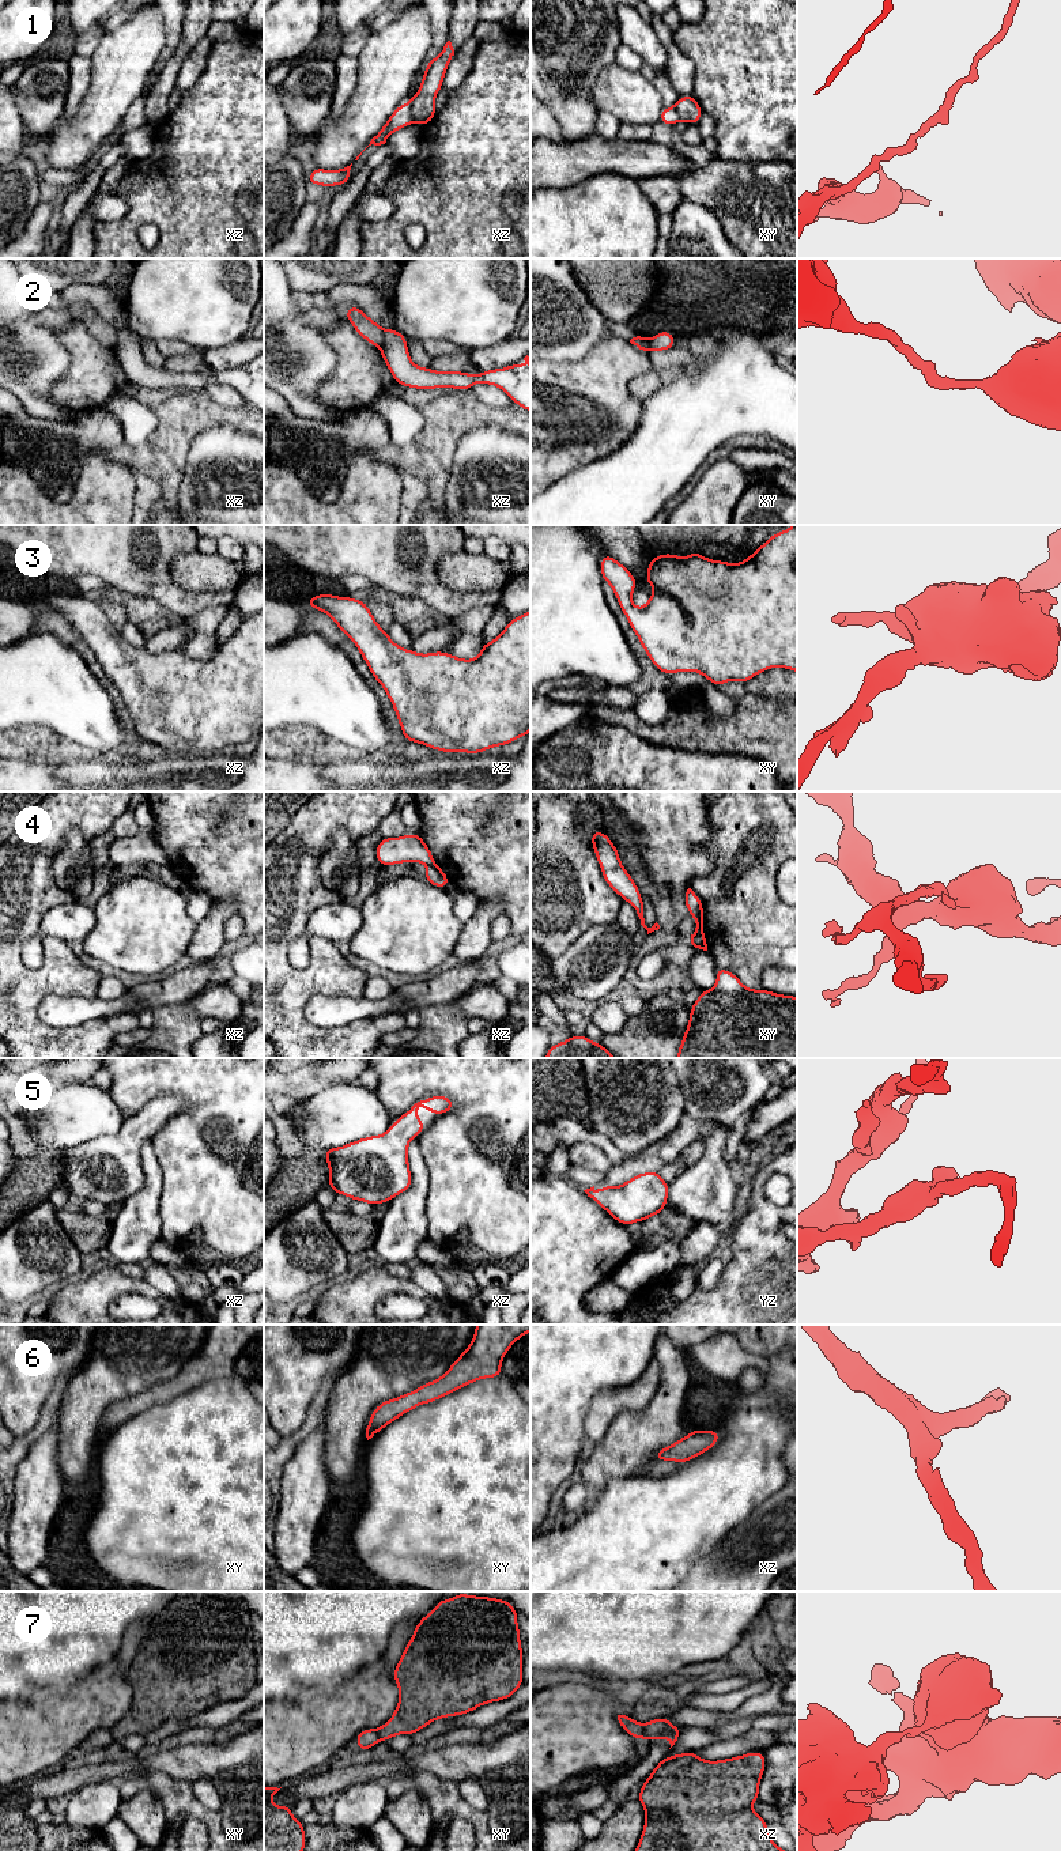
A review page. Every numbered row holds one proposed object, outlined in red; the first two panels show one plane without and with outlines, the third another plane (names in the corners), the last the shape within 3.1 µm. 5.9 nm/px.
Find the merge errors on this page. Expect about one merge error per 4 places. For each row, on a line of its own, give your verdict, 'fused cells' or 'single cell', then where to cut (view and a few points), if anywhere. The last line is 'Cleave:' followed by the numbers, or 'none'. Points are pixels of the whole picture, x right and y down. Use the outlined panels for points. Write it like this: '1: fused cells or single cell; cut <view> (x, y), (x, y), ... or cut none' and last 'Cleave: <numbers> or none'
1: fused cells; cut xz (406, 104), (414, 121)
2: fused cells; cut xz (385, 331), (385, 337), (380, 346)
3: single cell; cut none
4: fused cells; cut xz (434, 862), (427, 867)
5: single cell; cut none
6: single cell; cut none
7: fused cells; cut xz (642, 1725), (645, 1737)
Cleave: 1, 2, 4, 7

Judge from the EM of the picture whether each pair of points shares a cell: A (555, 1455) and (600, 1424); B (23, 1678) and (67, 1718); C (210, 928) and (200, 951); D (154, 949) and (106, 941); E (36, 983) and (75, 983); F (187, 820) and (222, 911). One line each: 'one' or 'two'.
A: two
B: two
C: one
D: one
E: one
F: two

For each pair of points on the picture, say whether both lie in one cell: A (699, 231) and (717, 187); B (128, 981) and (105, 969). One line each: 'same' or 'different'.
A: different
B: same

